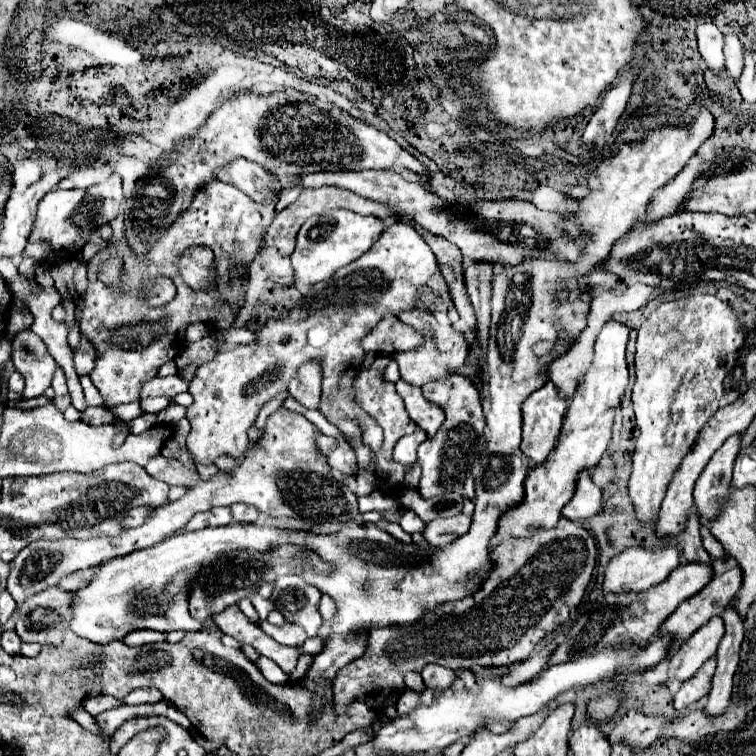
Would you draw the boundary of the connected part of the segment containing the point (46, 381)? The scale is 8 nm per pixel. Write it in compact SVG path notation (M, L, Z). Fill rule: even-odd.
M24 330L14 336L12 362L26 380L24 398L44 394L44 390L52 382L54 370L58 368L56 360L46 350L46 344L32 330Z

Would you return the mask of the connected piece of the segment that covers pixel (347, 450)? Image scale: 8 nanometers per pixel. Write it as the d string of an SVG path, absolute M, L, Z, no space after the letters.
M338 440L338 448L328 454L328 464L330 464L332 468L340 470L346 478L356 476L356 472L358 472L356 454L354 454L354 450L352 450L344 440Z

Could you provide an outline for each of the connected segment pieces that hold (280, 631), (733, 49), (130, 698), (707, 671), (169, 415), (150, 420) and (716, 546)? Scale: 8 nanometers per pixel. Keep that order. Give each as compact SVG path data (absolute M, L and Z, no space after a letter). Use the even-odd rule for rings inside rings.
M262 622L260 628L270 636L274 638L276 642L280 644L286 644L286 646L301 646L304 643L304 640L308 638L304 628L300 628L298 624L290 624L286 622L284 626L274 626L270 622Z
M728 34L724 38L724 54L726 54L726 70L728 74L734 78L734 82L738 82L742 68L744 68L744 50L742 44L738 40L736 34Z
M150 688L146 694L128 694L122 704L156 704L162 700L162 694L156 688Z
M714 658L706 660L702 664L702 668L680 686L680 690L674 694L674 708L676 710L680 710L680 708L684 708L684 706L688 706L688 704L692 704L708 694L714 668L716 668L716 660Z
M172 404L168 406L164 412L158 414L158 422L160 424L168 424L168 426L174 426L180 418L186 416L186 408L184 406L178 406L178 404Z
M142 414L142 416L128 422L128 430L132 434L140 434L140 432L152 428L152 424L156 424L156 414Z
M702 526L702 528L700 528L700 536L702 536L702 543L705 550L712 559L721 559L724 557L725 554L722 545L710 534L708 526Z

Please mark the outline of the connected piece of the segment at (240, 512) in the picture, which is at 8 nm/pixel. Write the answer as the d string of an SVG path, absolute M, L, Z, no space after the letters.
M232 504L232 514L234 514L234 520L240 522L240 524L252 524L258 520L258 510L250 504Z

